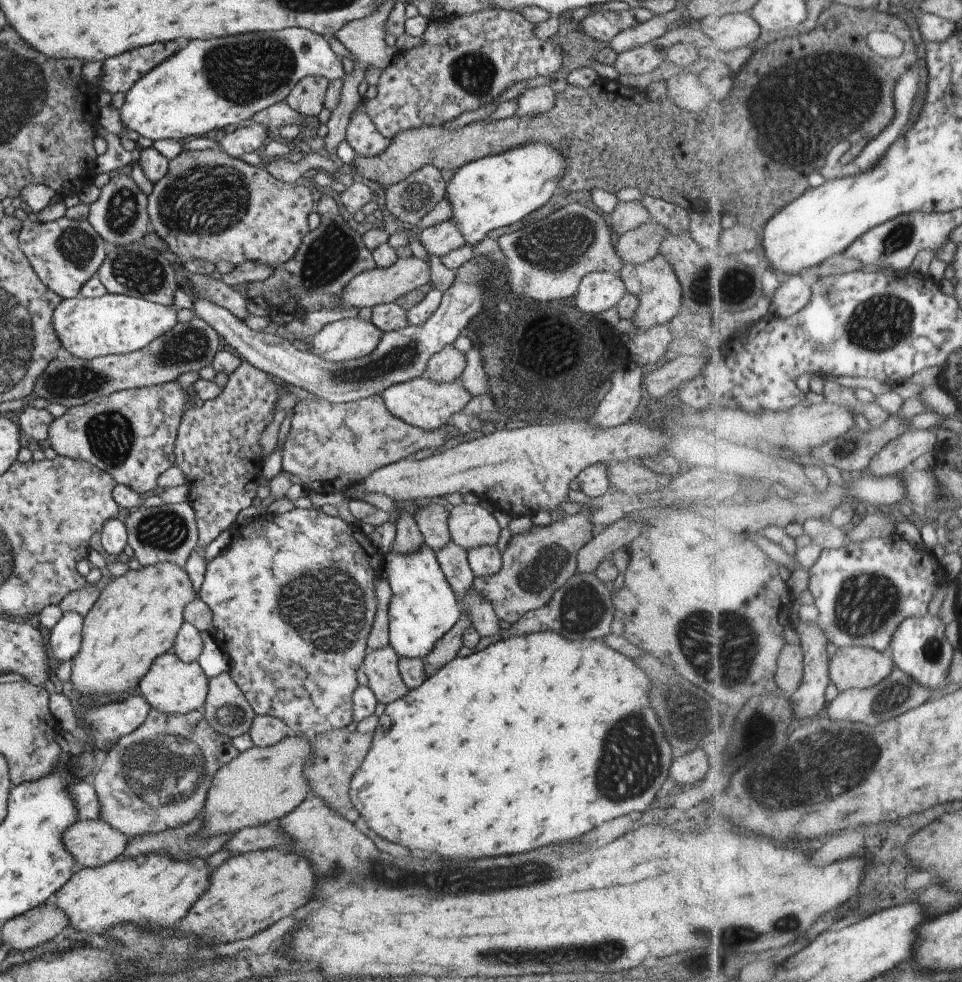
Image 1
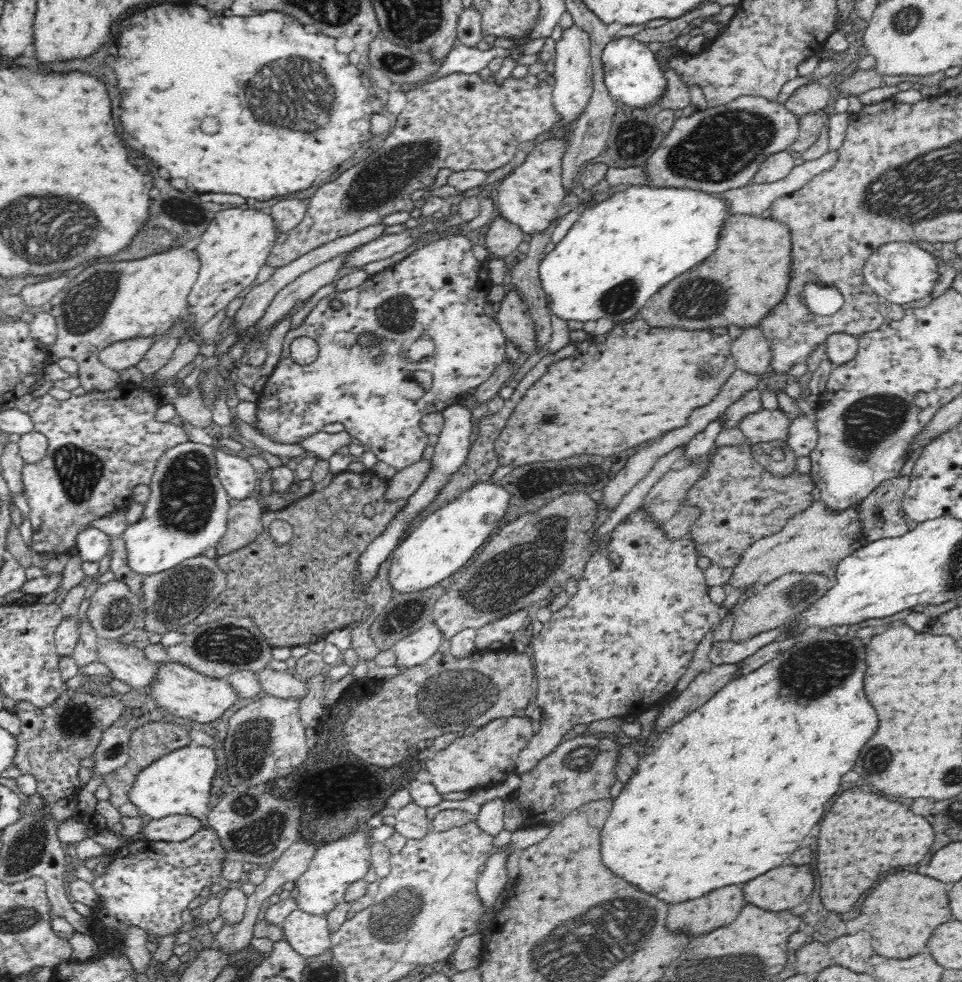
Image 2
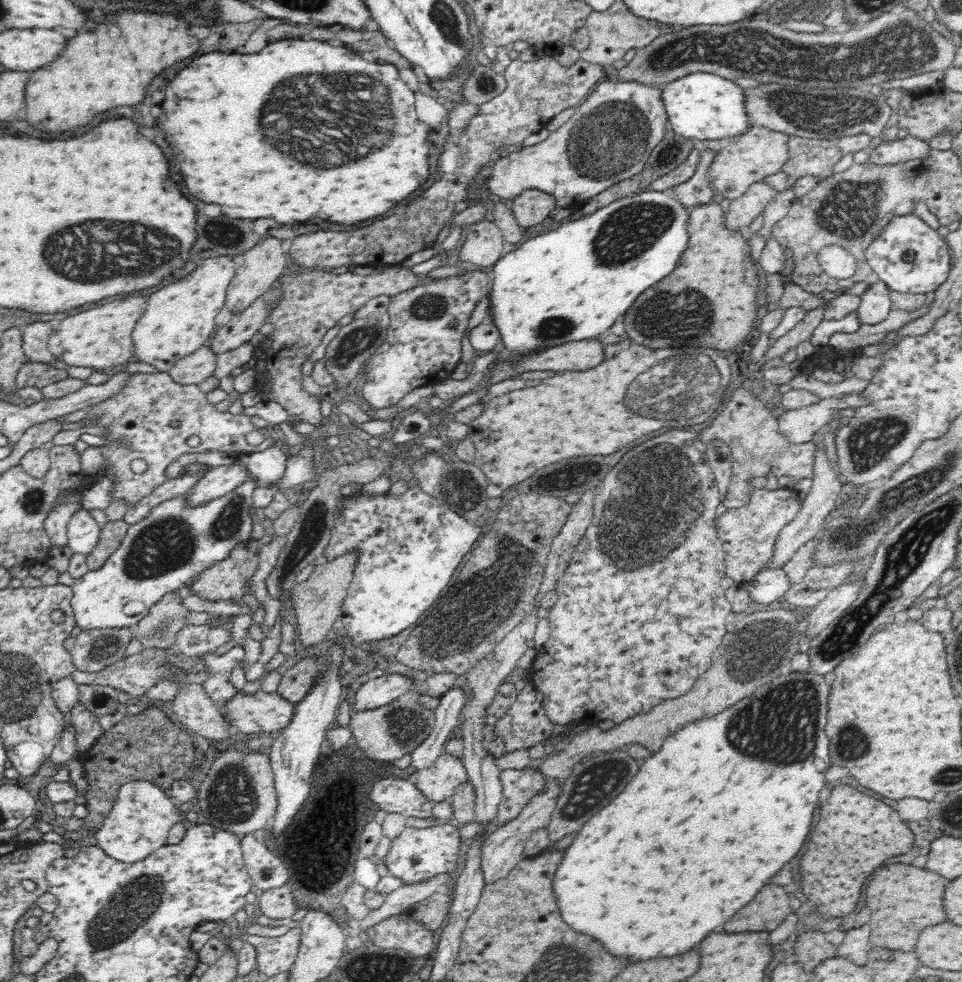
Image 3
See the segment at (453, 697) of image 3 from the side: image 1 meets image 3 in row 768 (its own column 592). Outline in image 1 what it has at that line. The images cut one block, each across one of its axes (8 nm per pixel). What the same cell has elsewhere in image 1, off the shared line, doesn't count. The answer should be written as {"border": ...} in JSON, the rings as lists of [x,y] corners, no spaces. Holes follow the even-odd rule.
{"border":[[[630,362],[630,364],[624,370],[612,374],[612,387],[610,391],[599,402],[599,406],[595,414],[588,419],[599,427],[613,427],[619,424],[625,423],[633,416],[640,404],[640,398],[642,398],[642,373],[644,369],[639,367],[636,363]]]}

